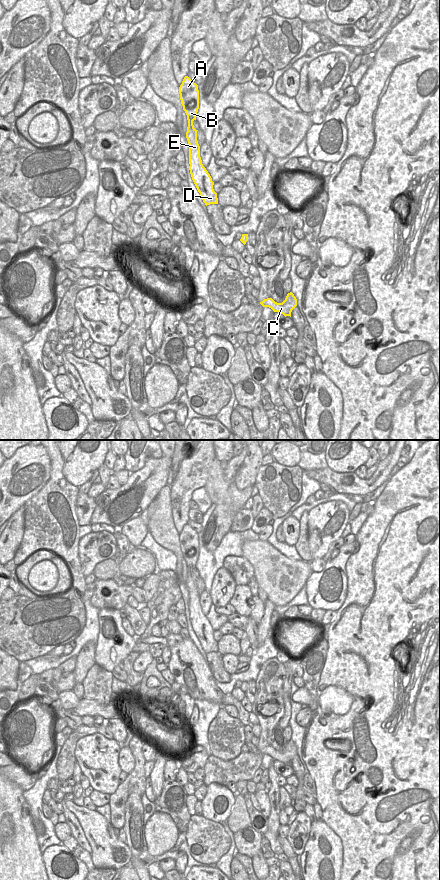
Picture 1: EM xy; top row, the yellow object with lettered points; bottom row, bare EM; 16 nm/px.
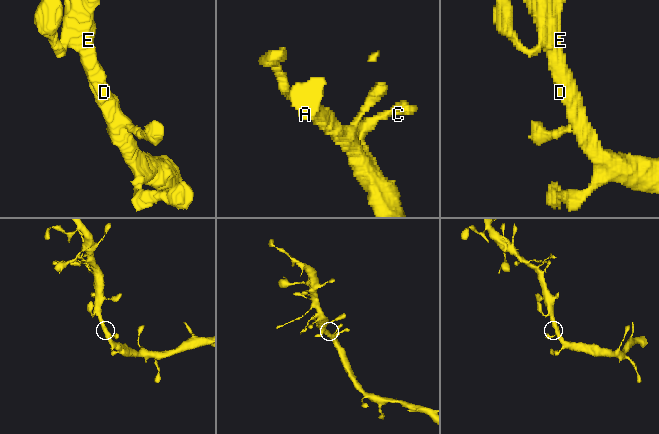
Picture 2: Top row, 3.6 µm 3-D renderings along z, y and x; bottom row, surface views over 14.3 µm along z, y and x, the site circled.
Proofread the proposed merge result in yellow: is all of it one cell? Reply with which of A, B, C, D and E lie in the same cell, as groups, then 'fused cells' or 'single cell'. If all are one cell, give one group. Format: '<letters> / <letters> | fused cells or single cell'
A B C D E | single cell

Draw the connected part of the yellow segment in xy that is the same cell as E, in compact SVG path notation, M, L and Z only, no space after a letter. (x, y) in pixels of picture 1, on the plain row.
M185 524L179 535L179 542L183 558L188 568L186 586L189 592L189 618L192 628L206 654L218 652L217 641L213 637L214 630L203 614L200 605L200 594L197 589L198 578L196 578L193 573L193 569L196 568L199 557L198 533L188 524Z

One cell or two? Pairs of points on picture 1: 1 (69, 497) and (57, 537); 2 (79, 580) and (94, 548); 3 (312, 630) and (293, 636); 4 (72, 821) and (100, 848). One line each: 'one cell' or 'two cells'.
1: two cells
2: two cells
3: one cell
4: two cells

